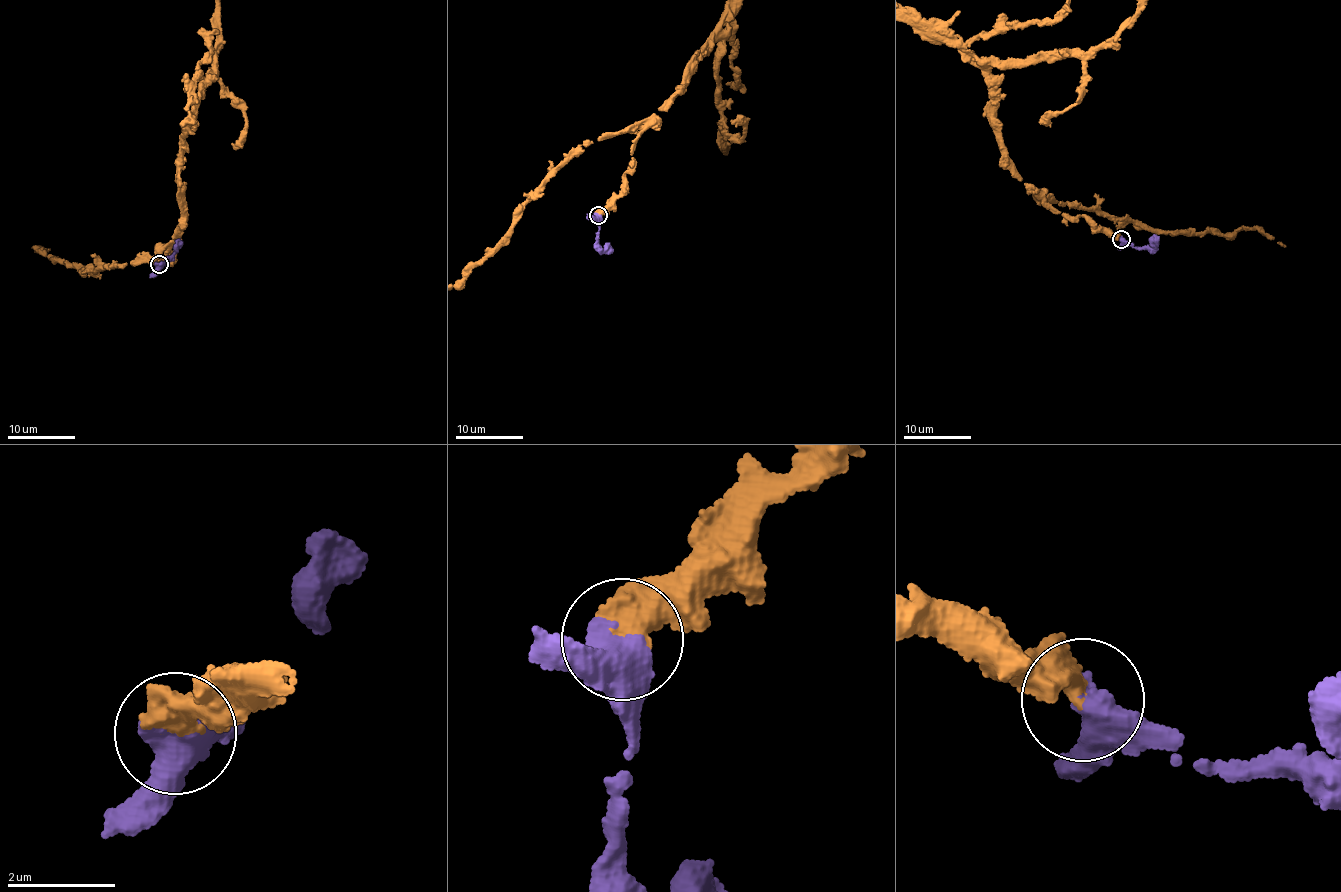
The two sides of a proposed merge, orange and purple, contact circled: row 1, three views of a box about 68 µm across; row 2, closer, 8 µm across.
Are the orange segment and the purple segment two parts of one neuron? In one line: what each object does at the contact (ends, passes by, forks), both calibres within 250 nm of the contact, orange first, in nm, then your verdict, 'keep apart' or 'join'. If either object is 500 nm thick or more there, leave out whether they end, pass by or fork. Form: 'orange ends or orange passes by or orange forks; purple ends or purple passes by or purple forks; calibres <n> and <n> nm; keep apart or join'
calibres 550 and 500 nm; join

